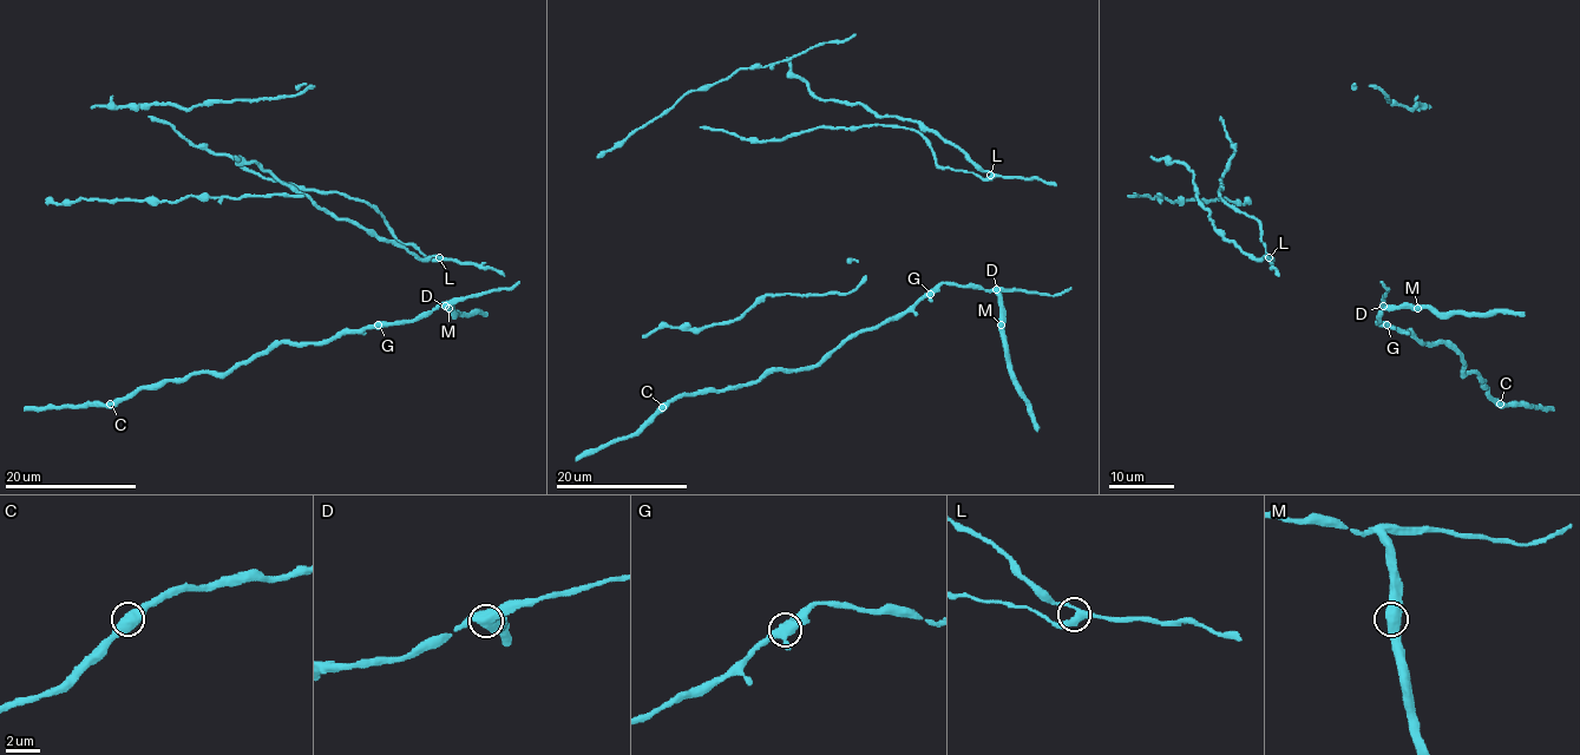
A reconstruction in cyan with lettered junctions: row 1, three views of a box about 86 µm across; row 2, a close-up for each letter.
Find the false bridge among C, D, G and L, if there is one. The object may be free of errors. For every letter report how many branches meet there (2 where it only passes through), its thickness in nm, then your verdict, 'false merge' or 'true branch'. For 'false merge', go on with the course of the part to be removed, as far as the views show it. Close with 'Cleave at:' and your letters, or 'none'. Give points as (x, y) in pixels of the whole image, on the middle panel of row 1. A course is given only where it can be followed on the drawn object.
C: branches 2; calibre 600 nm; true branch
D: branches 3; calibre 480 nm; false merge; course (997, 290), (1007, 367), (1011, 380), (1022, 391), (1036, 432)
G: branches 3; calibre 460 nm; true branch
L: branches 3; calibre 360 nm; true branch
Cleave at: D

